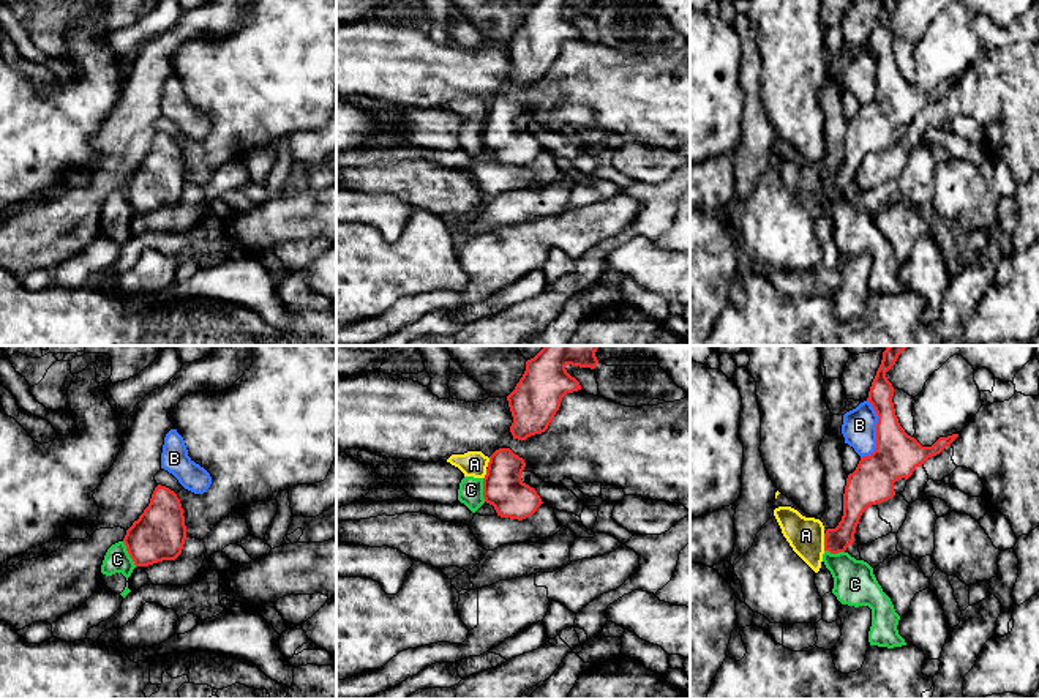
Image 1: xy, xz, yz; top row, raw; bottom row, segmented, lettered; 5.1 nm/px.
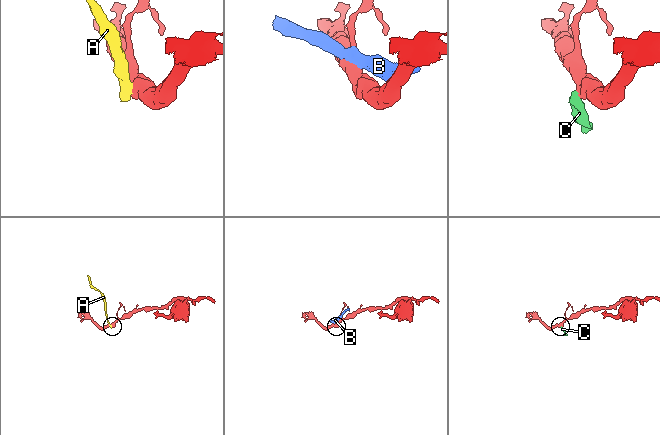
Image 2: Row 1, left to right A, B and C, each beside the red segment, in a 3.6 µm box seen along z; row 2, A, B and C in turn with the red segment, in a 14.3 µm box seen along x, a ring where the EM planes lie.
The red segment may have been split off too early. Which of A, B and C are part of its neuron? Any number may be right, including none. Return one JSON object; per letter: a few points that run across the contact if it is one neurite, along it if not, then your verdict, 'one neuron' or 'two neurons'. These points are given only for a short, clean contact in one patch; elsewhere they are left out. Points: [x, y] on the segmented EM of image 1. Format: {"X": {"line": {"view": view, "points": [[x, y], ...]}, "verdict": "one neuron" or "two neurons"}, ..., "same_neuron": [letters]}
{"A": {"line": {"view": "yz", "points": [[823, 534], [825, 549]]}, "verdict": "two neurons"}, "B": {"line": {"view": "yz", "points": [[867, 399], [877, 415], [877, 447], [861, 458]]}, "verdict": "two neurons"}, "C": {"line": {"view": "xy", "points": [[122, 542], [136, 565]]}, "verdict": "two neurons"}, "same_neuron": []}

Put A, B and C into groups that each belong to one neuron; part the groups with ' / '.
A C / B

